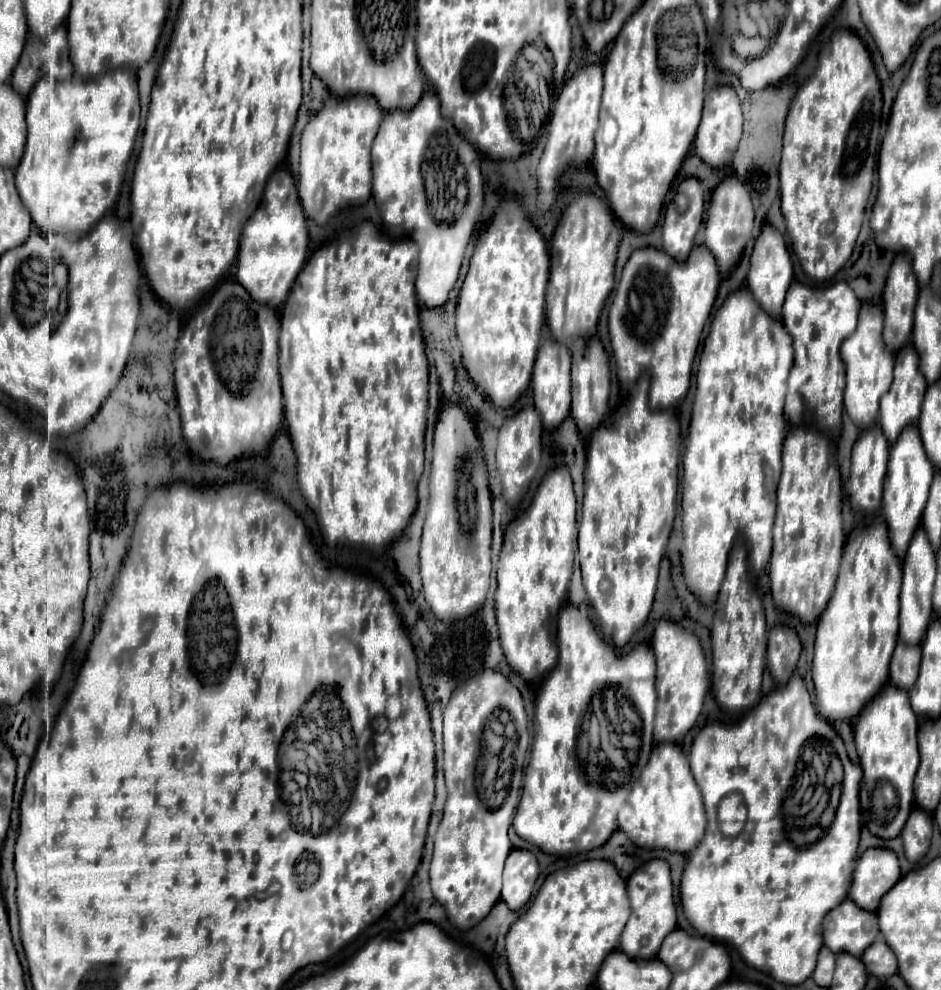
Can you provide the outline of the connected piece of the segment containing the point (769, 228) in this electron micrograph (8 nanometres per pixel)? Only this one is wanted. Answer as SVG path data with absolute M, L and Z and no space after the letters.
M765 223L761 235L755 241L753 253L751 253L747 287L751 289L751 293L755 293L755 301L759 301L759 305L763 305L763 309L767 309L767 313L771 313L771 317L781 317L783 299L785 299L791 279L793 279L793 263L791 263L791 255L787 251L785 239L771 223Z

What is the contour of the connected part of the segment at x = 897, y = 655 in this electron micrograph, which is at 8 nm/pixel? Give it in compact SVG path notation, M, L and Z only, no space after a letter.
M899 639L889 665L891 671L889 679L893 681L893 685L901 689L911 689L919 673L919 663L921 663L921 645L919 643L909 645Z

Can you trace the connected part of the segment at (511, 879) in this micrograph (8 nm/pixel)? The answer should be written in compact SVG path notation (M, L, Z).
M513 849L503 869L501 899L515 911L519 911L533 893L533 885L539 875L537 857L527 849Z

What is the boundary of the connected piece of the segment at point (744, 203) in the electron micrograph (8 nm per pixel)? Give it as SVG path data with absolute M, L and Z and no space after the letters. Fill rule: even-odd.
M733 173L733 175L727 175L723 181L719 181L719 185L713 189L711 203L709 203L709 209L707 209L707 219L705 219L705 245L715 255L721 273L727 273L739 261L739 257L741 257L741 253L745 249L745 243L751 237L753 217L755 215L753 215L751 195L743 187L741 179Z

